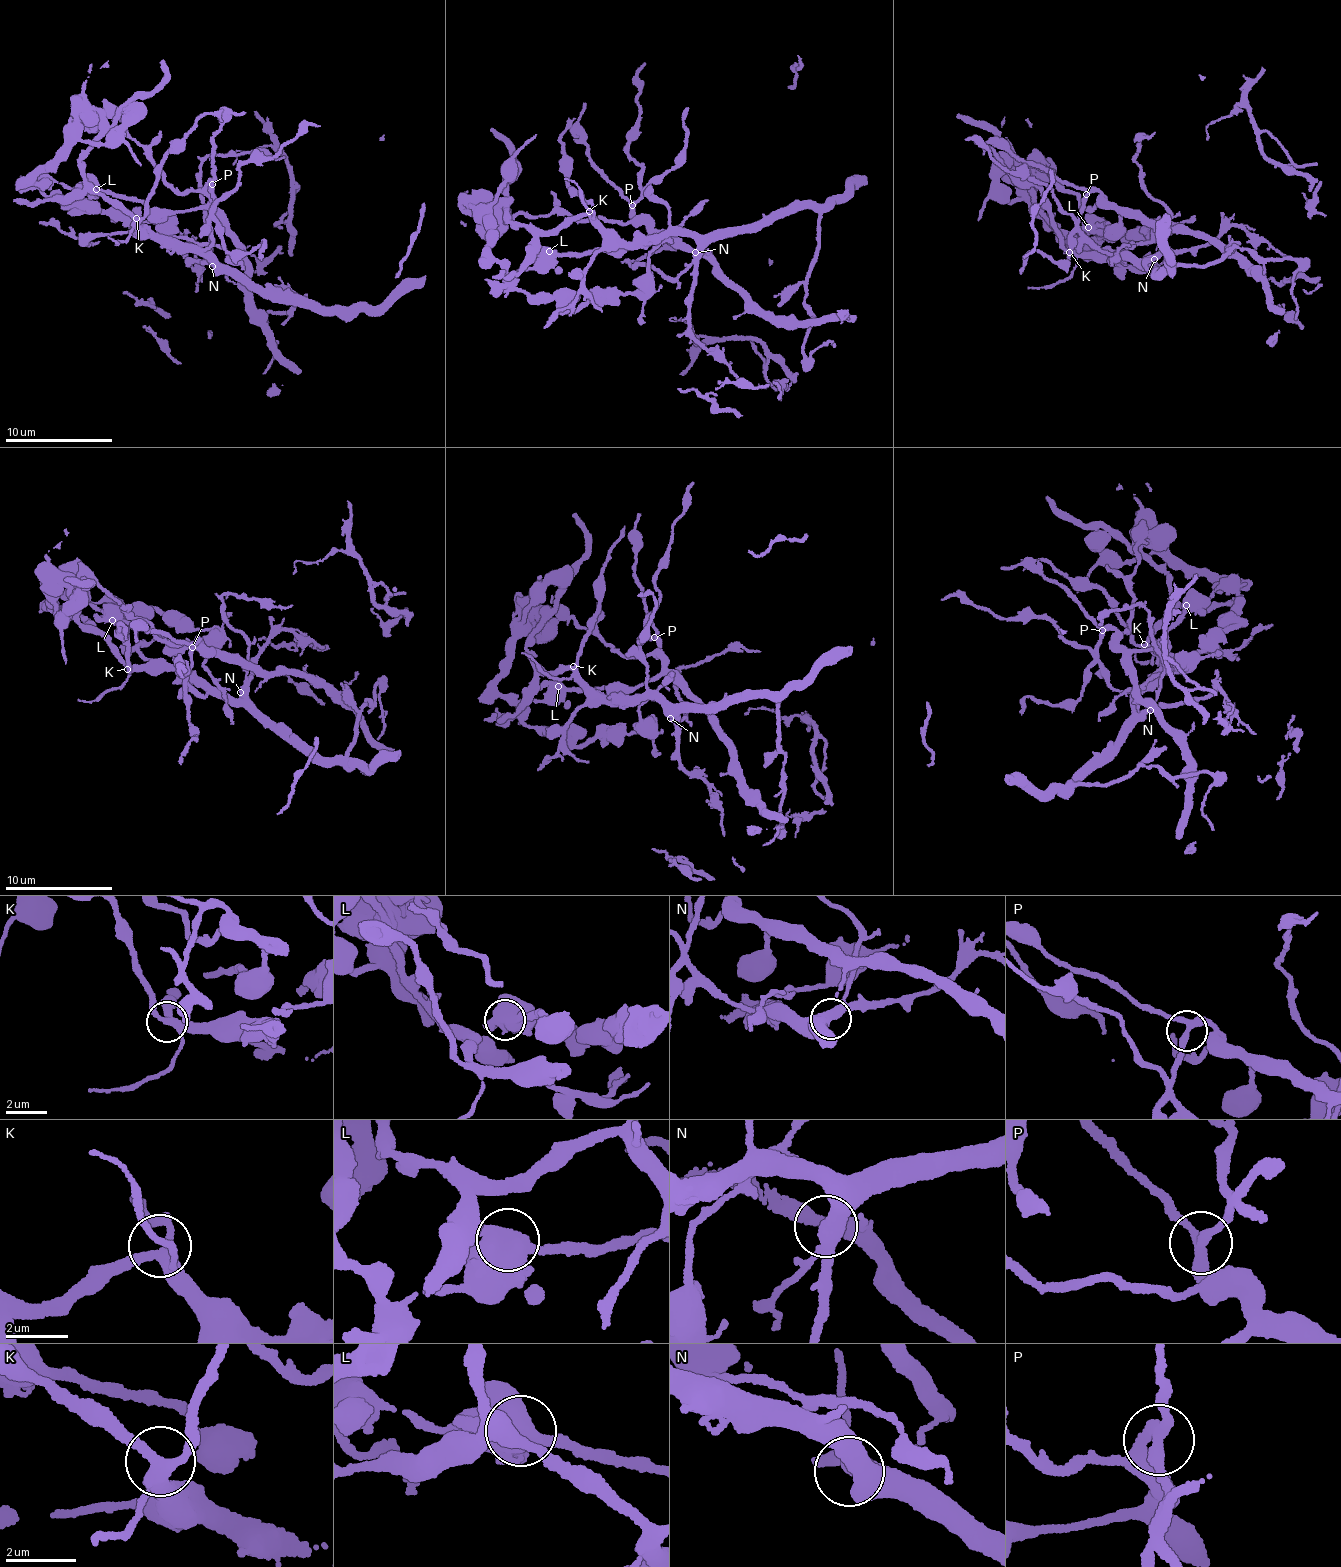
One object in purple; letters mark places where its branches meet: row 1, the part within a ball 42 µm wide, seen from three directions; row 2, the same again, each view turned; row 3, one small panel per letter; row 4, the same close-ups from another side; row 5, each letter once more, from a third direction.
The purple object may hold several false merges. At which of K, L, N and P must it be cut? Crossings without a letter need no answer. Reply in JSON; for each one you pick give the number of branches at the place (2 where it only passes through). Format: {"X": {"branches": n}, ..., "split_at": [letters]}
{"L": {"branches": 3}, "P": {"branches": 3}, "split_at": ["L", "P"]}

